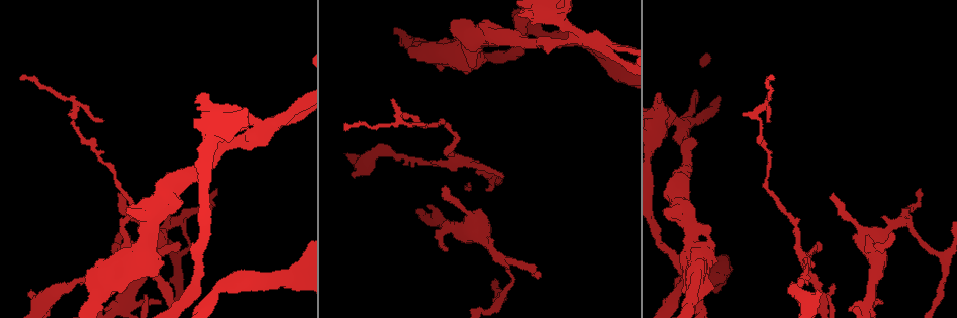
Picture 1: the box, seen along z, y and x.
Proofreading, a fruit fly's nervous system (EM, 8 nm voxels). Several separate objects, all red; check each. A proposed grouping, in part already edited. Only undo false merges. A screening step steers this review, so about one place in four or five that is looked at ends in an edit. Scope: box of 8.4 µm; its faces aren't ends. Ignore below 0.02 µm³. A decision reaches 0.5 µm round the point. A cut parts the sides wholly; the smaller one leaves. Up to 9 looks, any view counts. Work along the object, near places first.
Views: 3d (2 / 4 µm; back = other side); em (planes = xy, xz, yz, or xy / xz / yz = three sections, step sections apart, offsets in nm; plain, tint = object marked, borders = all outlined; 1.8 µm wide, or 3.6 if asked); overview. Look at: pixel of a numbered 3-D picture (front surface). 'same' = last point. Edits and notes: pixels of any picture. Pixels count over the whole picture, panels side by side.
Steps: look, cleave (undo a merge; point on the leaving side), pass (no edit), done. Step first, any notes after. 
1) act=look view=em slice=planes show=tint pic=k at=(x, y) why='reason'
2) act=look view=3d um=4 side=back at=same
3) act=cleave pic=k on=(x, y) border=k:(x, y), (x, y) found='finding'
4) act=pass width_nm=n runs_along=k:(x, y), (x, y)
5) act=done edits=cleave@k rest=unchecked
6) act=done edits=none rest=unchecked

act=look view=em slice=xy step=16 show=tint pic=1 at=(270, 284) why='thick turns thin'

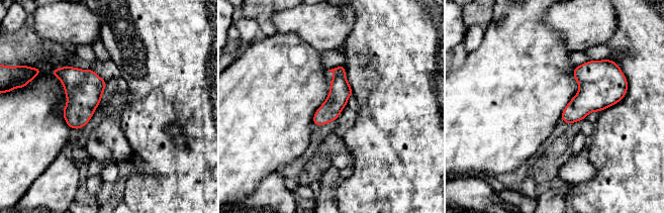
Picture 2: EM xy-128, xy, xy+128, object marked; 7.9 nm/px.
act=pass runs_along=2:(341, 69), (339, 96), (315, 122) found='one neuron here'

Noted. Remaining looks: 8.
act=look view=3d um=2 pic=1 at=(501, 258)

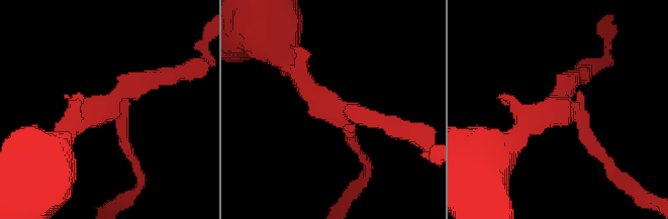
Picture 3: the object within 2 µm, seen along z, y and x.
act=look view=em slice=planes show=tint pic=3 at=(101, 113) why='now the EM'

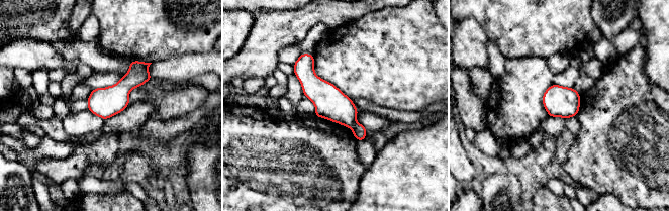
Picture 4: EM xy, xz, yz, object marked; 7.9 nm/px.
act=cleave pic=4 on=(359, 131) border=4:(355, 120), (351, 128) found='a second neuron is stuck on'

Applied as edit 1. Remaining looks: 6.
act=look view=3d um=4 pic=1 at=(112, 278) why='a fork'

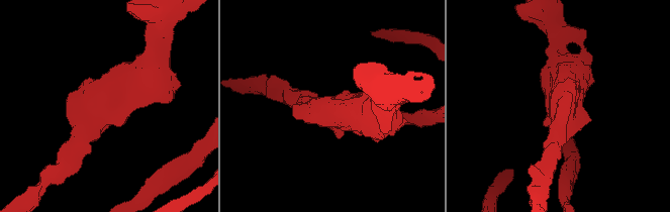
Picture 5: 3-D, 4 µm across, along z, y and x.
act=look view=em um=3.6 slice=planes show=plain pic=5 at=(106, 107)

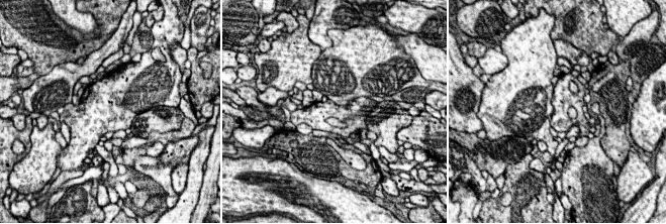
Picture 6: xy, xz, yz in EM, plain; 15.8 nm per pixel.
act=look view=em um=3.6 slice=planes show=tint at=same

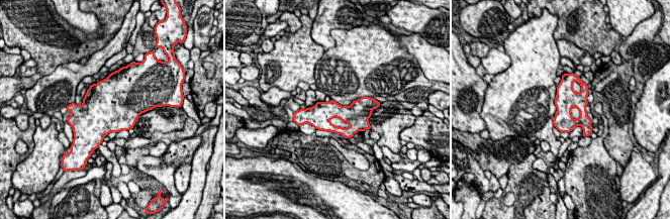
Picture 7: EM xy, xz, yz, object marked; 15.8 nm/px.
act=pass found='continuous, no second neuron'

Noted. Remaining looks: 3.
act=look view=3d um=2 pic=1 at=(451, 161) why='three arms meet'

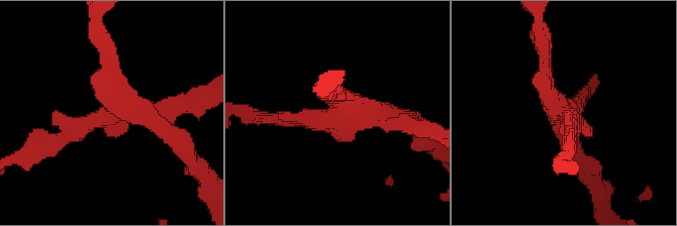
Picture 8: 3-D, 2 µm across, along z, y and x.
act=look view=em slice=planes show=plain pic=8 at=(114, 110)

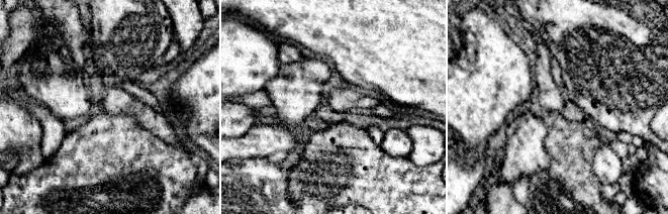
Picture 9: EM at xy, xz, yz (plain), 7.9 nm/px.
act=look view=em slice=planes show=tint at=same

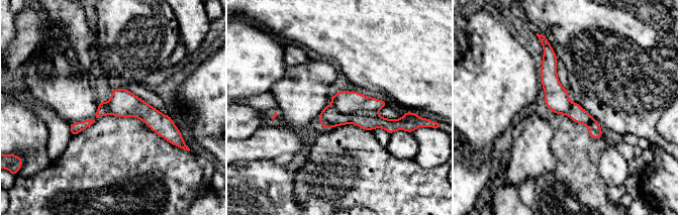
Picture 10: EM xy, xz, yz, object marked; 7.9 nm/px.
act=cleave pic=10 on=(346, 102) width_nm=190 part_leaving=10:(548, 50), (550, 83), (564, 112) found='two neurons meet here'

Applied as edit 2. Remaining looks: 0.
act=done edits=cleave@4,cleave@10 rest=unchecked

